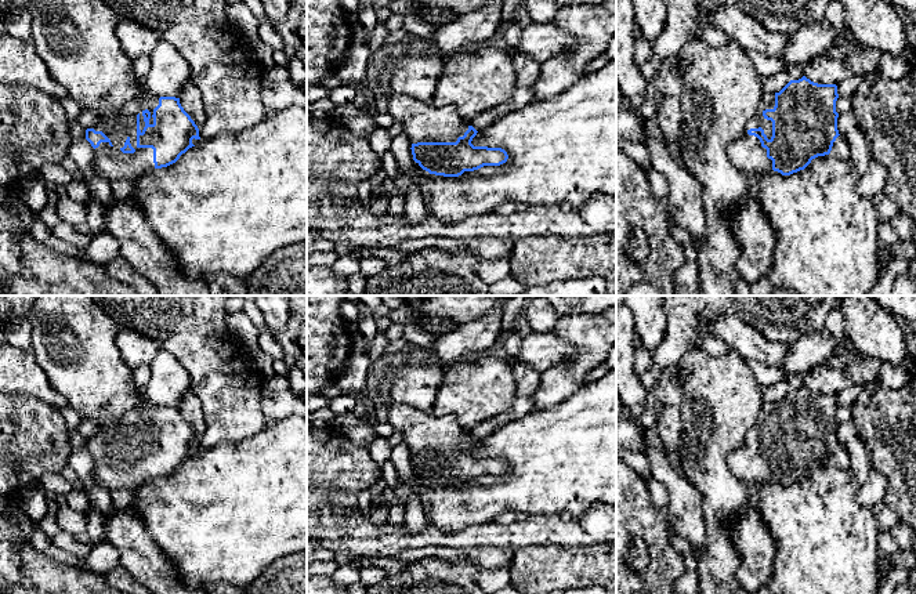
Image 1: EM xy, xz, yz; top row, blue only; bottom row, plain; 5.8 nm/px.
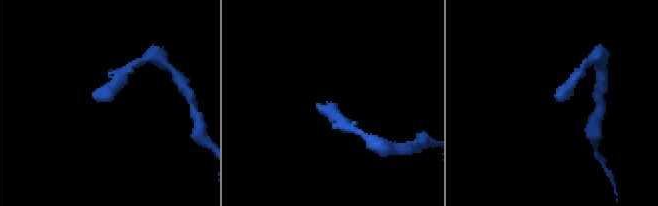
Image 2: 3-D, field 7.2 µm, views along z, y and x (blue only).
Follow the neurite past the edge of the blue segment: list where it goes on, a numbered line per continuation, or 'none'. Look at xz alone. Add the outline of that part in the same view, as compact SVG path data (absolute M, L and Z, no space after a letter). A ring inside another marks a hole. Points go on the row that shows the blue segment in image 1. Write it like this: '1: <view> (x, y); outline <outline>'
1: xz (422, 122); outline M387 83L381 90L388 97L388 112L403 126L403 135L412 142L456 142L468 130L456 108L424 104L408 94L392 93Z

